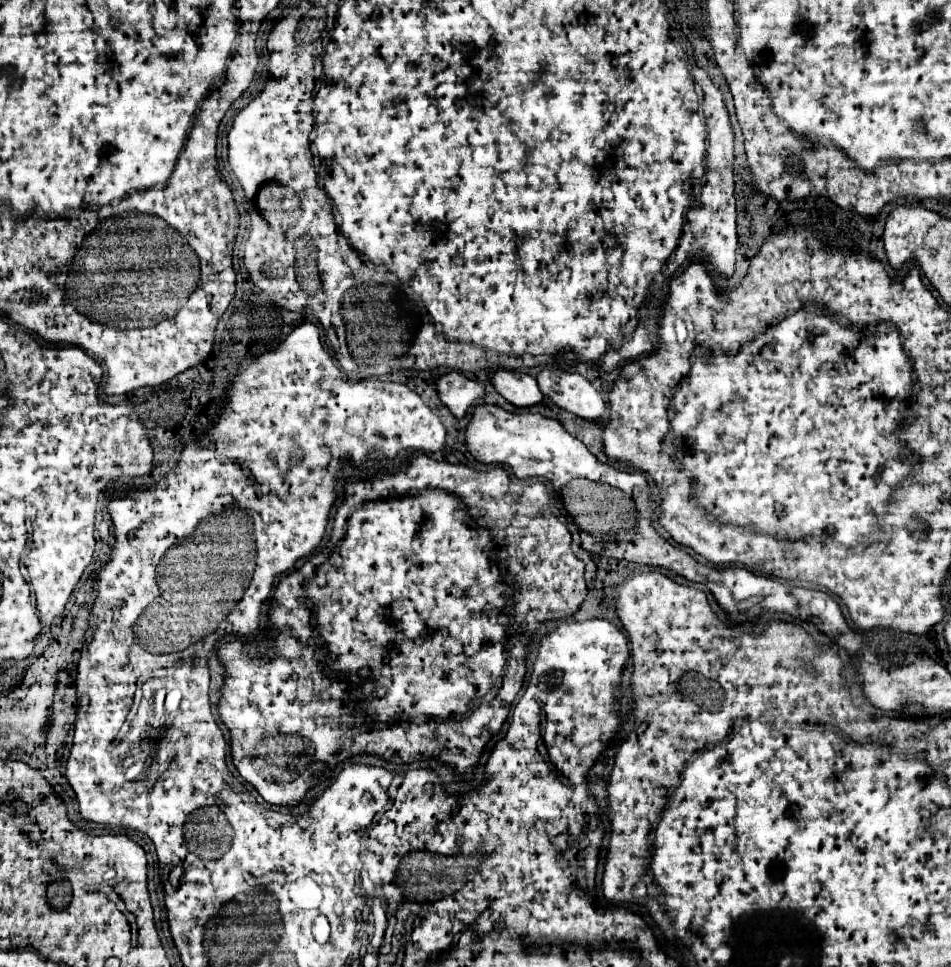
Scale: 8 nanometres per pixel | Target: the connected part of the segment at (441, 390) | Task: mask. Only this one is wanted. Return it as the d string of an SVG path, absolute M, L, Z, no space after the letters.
M448 372L442 374L436 380L436 392L442 400L442 404L456 416L456 418L464 418L468 408L484 398L484 386L476 380L470 380L466 376L462 376L460 372Z

